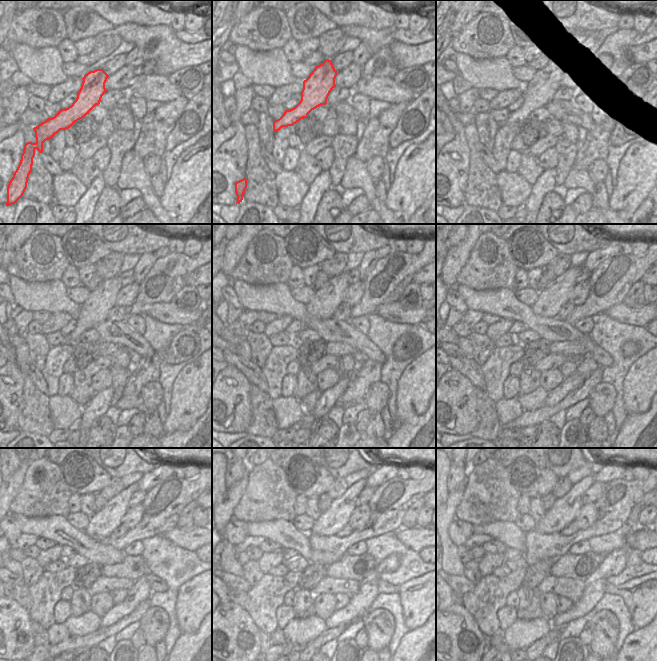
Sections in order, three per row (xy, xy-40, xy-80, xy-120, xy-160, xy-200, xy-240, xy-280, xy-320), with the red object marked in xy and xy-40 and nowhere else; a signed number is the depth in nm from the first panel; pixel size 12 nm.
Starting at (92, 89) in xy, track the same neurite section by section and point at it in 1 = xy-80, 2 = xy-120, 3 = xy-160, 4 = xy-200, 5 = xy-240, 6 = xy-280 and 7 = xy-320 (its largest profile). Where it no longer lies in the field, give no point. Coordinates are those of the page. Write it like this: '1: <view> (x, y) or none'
1: xy-80 (539, 91)
2: xy-120 (94, 311)
3: xy-160 (326, 300)
4: xy-200 (551, 299)
5: xy-240 (102, 523)
6: xy-280 (332, 520)
7: xy-320 (564, 511)

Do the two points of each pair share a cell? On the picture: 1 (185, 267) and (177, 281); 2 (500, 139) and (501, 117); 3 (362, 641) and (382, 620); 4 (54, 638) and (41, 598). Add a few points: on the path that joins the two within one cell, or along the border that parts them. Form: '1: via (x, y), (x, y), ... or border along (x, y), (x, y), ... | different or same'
1: via (182, 270), (177, 275), (177, 278) | same
2: border along (504, 122), (500, 124) | different
3: border along (364, 627), (367, 633), (368, 647) | different
4: border along (54, 622), (47, 629) | different

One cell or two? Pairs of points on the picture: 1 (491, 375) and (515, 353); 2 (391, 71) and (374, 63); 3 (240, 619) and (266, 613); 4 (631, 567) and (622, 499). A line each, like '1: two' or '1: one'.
1: one
2: one
3: two
4: two

